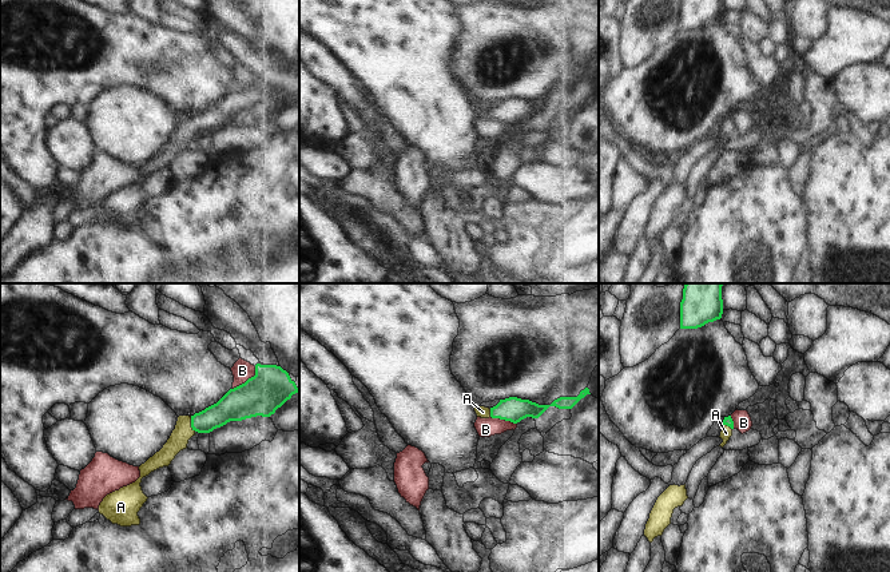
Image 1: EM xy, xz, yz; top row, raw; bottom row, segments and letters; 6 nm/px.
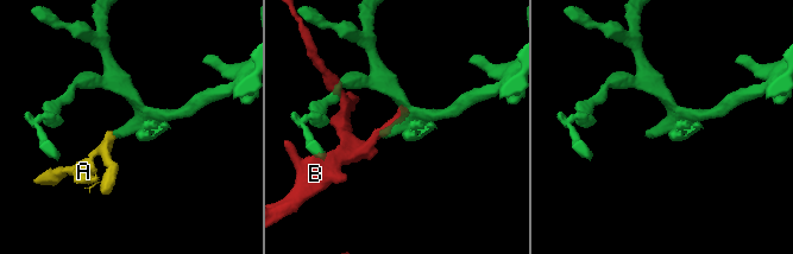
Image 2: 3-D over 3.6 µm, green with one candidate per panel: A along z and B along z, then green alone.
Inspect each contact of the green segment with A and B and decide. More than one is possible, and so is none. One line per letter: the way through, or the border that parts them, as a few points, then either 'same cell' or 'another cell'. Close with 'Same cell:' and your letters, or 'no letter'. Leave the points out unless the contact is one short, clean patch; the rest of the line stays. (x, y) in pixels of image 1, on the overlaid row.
A: across xy (229, 408), (206, 421), (191, 424), (179, 437) | same cell
B: another cell
Same cell: A

